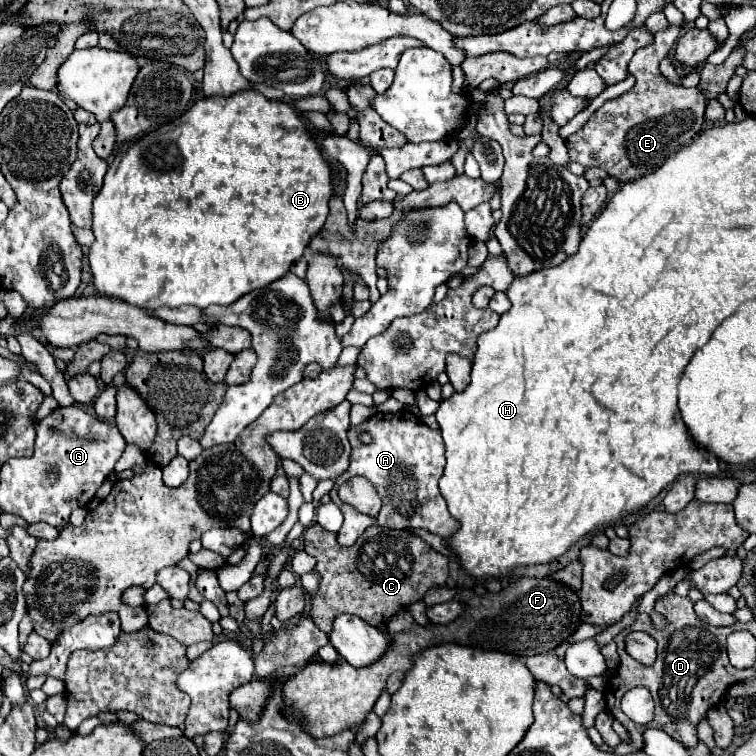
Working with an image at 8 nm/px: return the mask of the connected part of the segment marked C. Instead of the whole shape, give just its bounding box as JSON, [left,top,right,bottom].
[303,523,449,635]

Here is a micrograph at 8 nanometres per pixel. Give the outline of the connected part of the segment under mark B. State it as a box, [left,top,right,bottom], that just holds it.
[89,91,333,311]

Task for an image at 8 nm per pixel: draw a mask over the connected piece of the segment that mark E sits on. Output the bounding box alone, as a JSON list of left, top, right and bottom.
[567,27,705,183]

